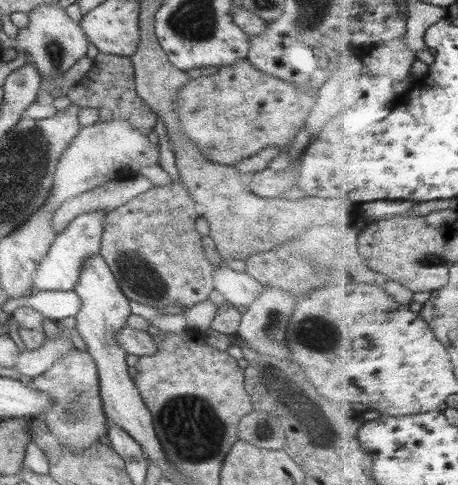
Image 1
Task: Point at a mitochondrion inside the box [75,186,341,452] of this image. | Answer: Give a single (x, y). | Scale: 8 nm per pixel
(317, 423)

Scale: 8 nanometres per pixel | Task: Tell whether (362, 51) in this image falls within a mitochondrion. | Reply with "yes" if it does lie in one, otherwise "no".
no

